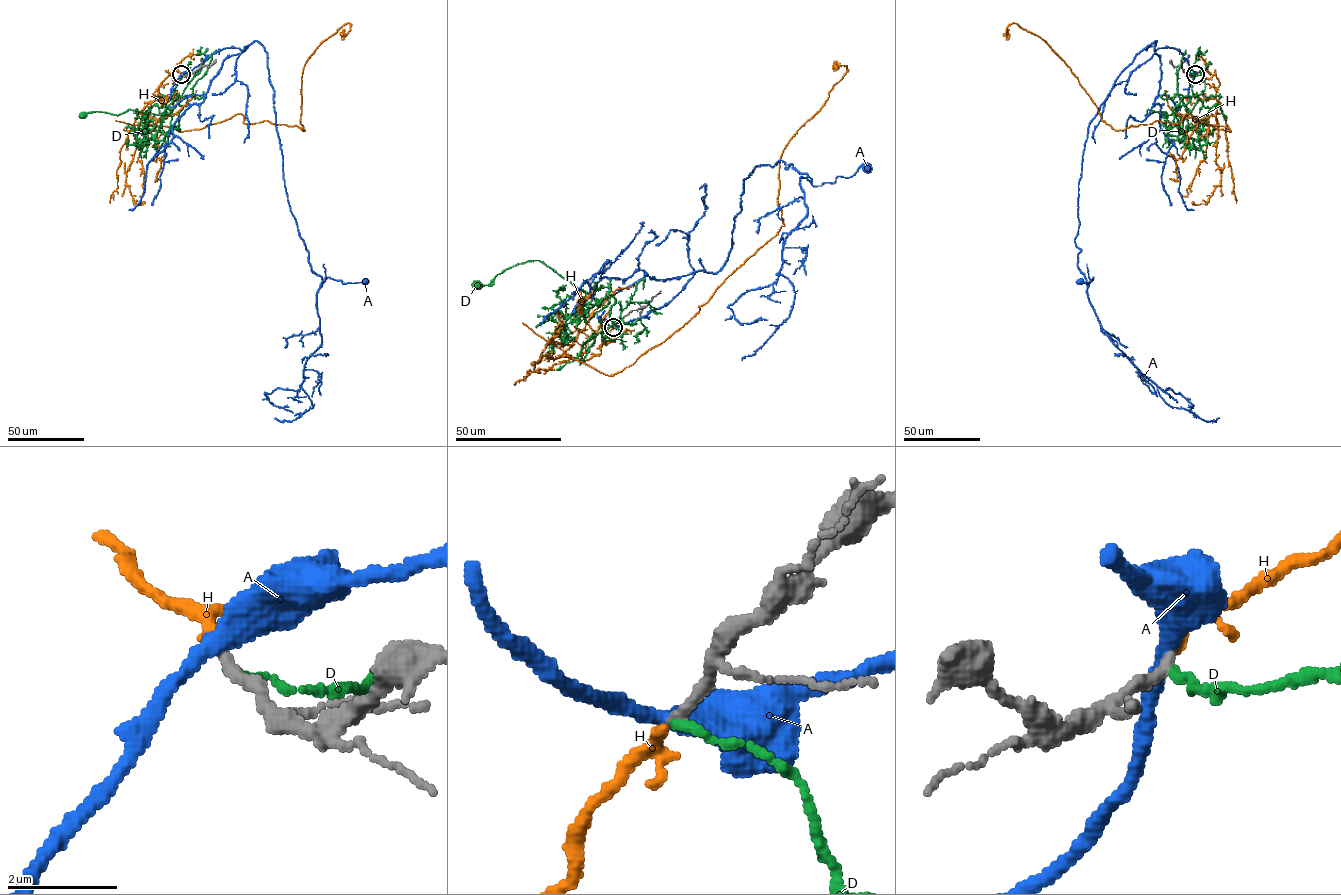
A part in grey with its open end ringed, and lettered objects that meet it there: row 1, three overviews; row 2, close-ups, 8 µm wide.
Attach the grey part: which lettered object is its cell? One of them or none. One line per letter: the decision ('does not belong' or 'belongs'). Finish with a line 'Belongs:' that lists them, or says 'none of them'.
A: does not belong
D: does not belong
H: belongs
Belongs: H

